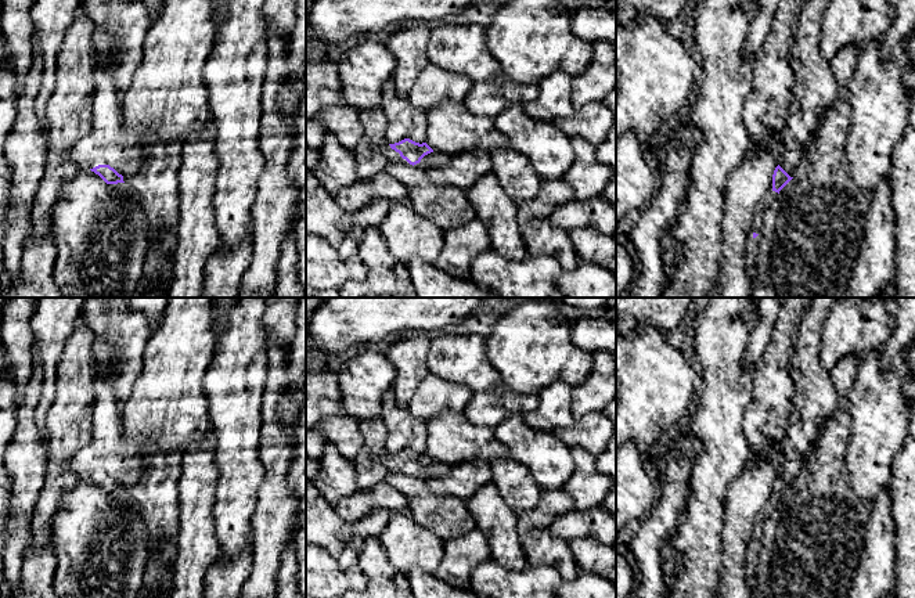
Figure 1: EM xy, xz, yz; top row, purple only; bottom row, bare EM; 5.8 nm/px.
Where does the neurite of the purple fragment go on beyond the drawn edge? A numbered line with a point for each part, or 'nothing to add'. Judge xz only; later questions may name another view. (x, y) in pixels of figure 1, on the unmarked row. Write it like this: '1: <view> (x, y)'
1: xz (385, 460)

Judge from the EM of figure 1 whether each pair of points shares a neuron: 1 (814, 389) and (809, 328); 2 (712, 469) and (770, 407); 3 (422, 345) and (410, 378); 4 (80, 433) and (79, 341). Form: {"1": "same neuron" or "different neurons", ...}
{"1": "same neuron", "2": "different neurons", "3": "same neuron", "4": "same neuron"}

